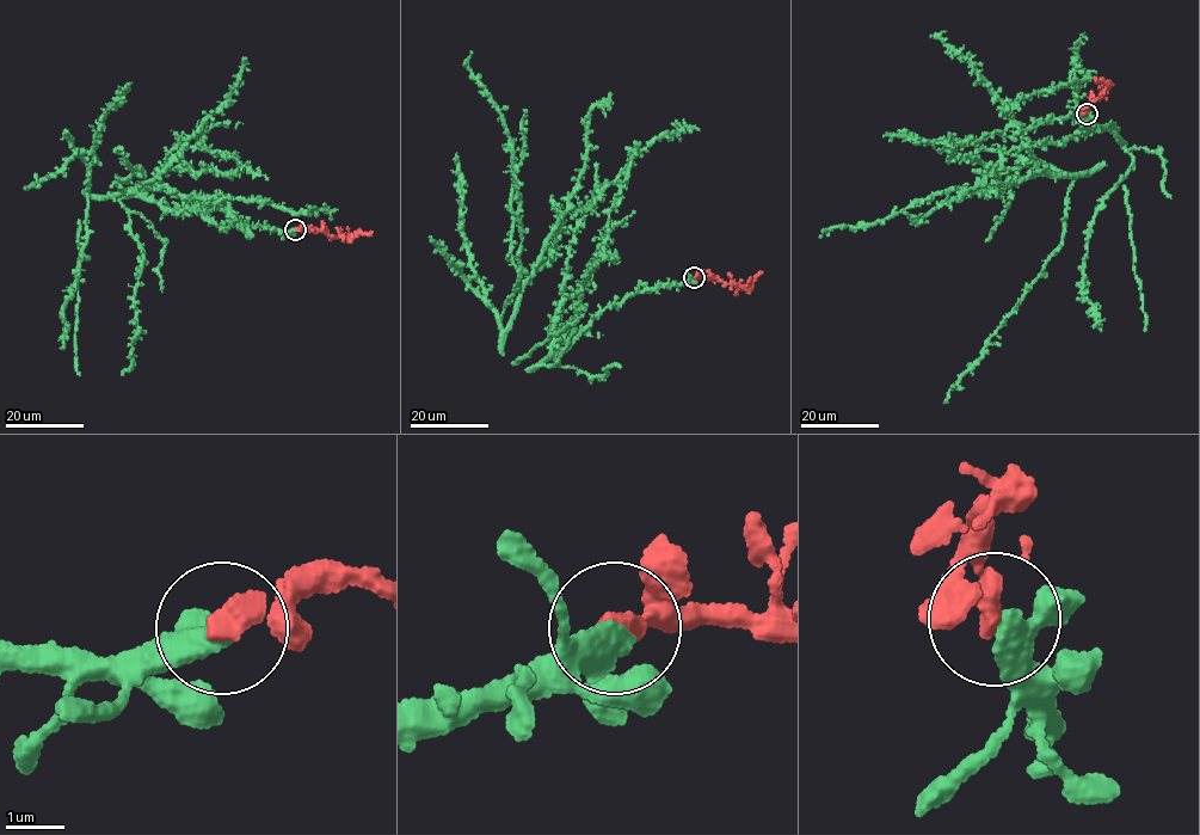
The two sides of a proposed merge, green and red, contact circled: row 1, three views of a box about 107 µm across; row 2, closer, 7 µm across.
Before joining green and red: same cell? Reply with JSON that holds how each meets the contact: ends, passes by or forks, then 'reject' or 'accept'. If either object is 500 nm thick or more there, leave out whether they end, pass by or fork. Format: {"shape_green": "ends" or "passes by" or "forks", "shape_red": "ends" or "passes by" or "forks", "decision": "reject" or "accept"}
{"shape_green": "passes by", "shape_red": "ends", "decision": "accept"}

